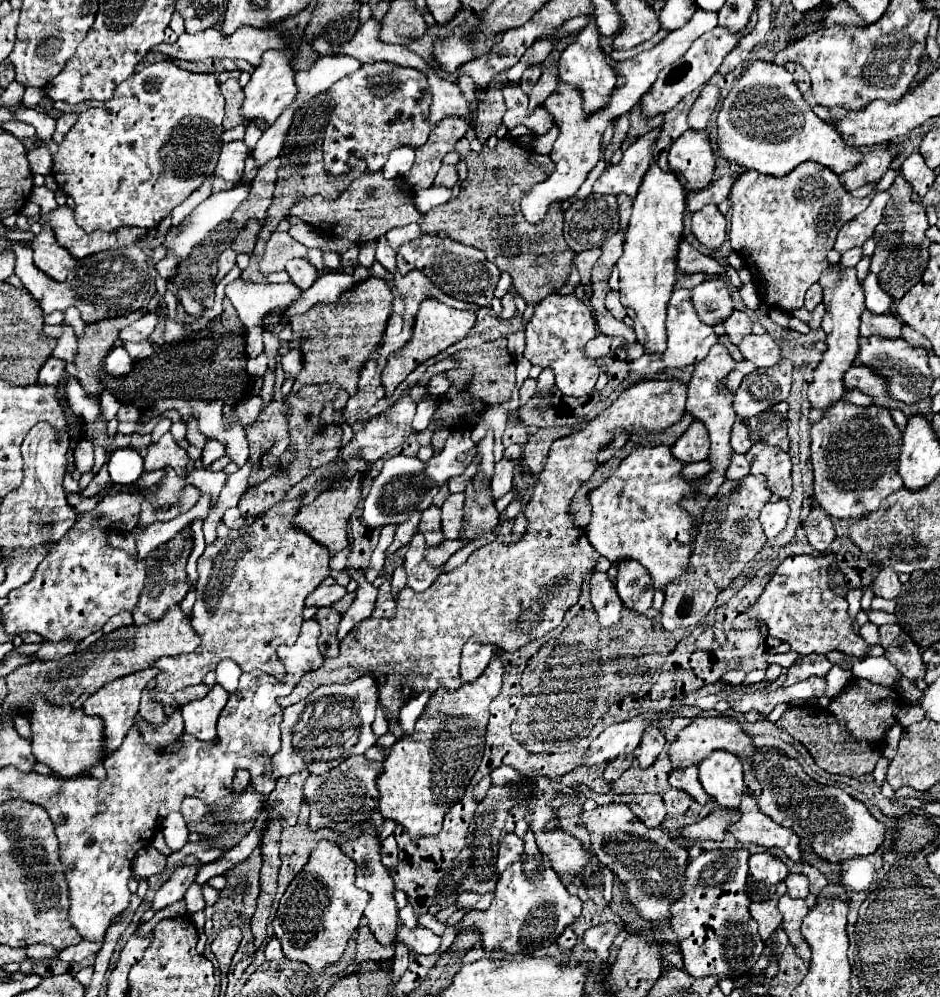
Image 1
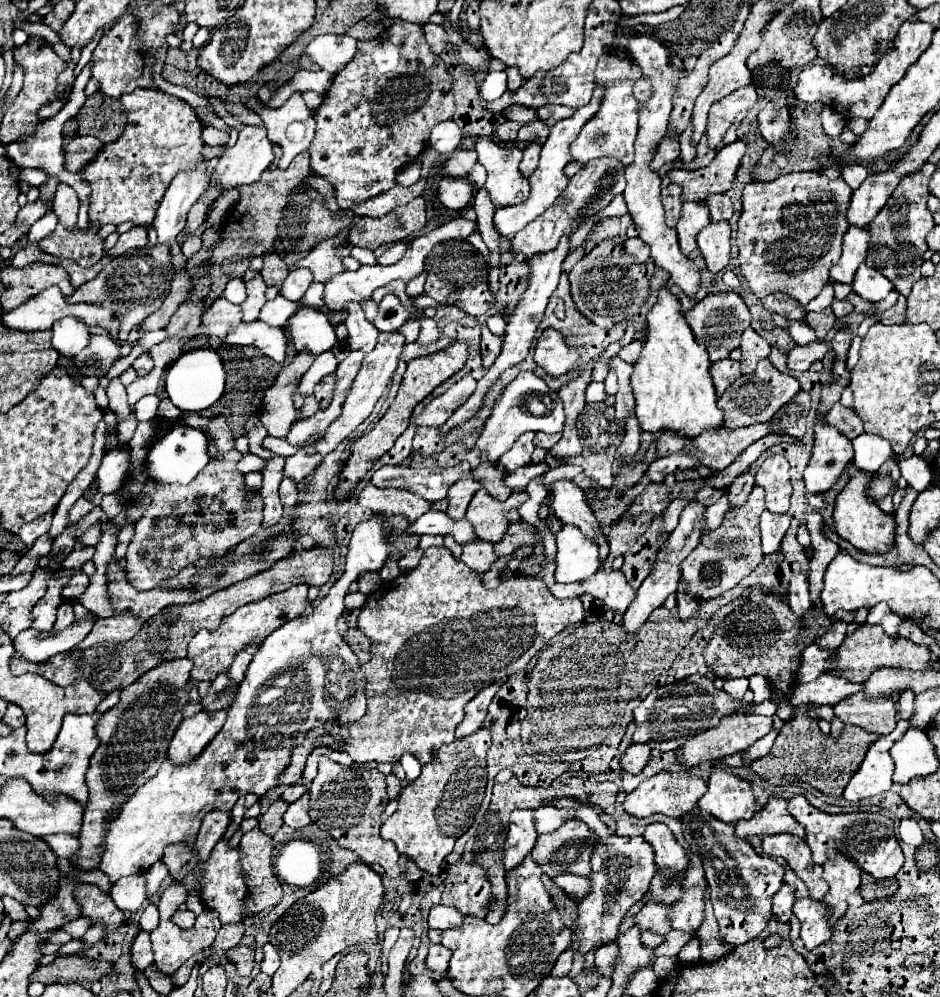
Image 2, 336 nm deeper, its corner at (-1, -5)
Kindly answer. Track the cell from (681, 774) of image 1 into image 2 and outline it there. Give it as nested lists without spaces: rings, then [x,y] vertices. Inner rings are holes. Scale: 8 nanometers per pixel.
[[[698,806],[682,818],[682,828],[690,850],[702,858],[722,942],[740,946],[754,940],[772,918],[772,896],[784,884],[784,868],[770,856],[758,856],[746,840],[734,834],[734,826],[702,814]]]

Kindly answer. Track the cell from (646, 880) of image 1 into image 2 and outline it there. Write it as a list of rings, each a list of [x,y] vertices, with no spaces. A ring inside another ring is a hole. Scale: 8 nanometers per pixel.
[[[566,820],[558,830],[550,834],[540,834],[532,850],[534,862],[544,874],[556,878],[560,874],[586,876],[590,854],[590,828],[582,820]]]

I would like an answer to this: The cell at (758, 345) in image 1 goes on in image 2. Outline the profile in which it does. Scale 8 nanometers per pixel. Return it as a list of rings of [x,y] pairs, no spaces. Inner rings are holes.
[[[814,340],[806,346],[794,346],[788,352],[788,368],[792,370],[808,370],[816,360],[822,360],[828,352],[828,344],[822,340]]]

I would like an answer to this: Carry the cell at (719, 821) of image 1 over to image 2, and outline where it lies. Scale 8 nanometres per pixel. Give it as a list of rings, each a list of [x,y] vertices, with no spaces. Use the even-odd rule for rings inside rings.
[[[772,798],[762,812],[756,812],[752,820],[742,820],[736,824],[736,834],[740,838],[748,836],[774,836],[774,834],[792,834],[798,838],[806,838],[804,826],[794,820],[788,812],[788,804],[784,798]]]

